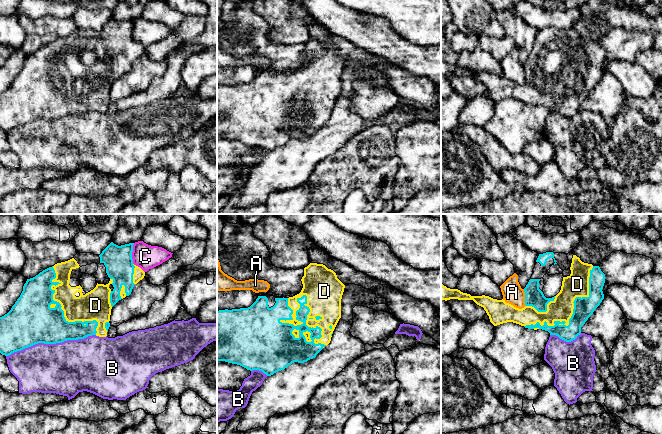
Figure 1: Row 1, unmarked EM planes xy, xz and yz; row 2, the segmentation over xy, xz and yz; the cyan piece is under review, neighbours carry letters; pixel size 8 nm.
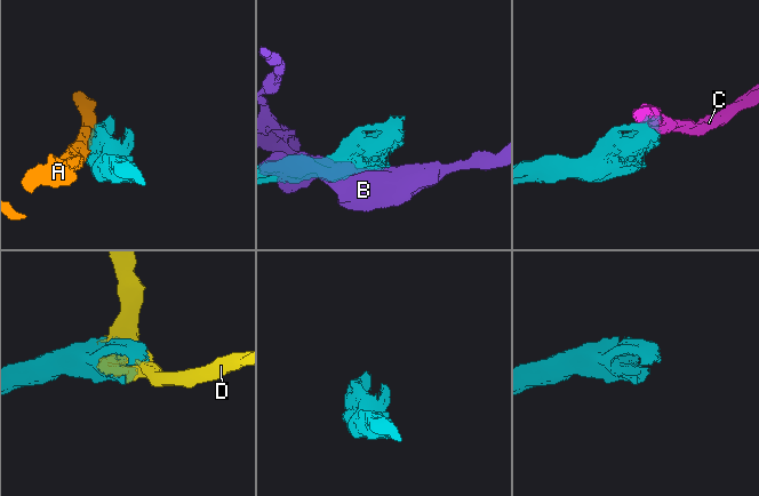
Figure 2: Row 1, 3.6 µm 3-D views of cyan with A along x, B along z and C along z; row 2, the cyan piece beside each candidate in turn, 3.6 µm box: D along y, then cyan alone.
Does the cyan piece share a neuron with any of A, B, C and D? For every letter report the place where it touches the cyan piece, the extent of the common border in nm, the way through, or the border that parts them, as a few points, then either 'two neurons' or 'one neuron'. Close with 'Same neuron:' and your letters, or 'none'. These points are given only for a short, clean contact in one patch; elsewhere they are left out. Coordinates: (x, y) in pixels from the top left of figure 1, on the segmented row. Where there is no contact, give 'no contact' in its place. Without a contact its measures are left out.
A: contact yz (525, 297); length 140 nm; two neurons
B: contact xy (50, 343); length 750 nm; two neurons
C: contact xy (131, 253); length 170 nm; border xy (134, 243), (132, 263); two neurons
D: contact xz (304, 295); length 500 nm; one neuron
Same neuron: D

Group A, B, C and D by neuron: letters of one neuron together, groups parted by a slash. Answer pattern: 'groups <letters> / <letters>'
groups A / B / C / D

